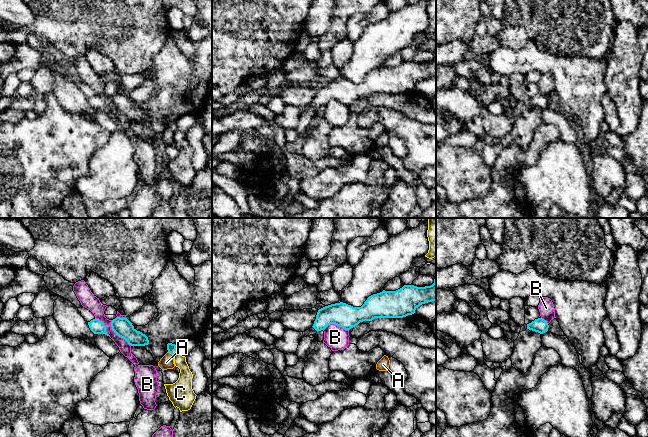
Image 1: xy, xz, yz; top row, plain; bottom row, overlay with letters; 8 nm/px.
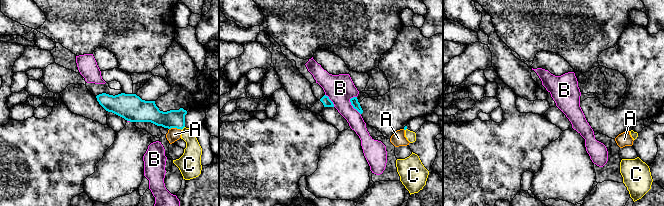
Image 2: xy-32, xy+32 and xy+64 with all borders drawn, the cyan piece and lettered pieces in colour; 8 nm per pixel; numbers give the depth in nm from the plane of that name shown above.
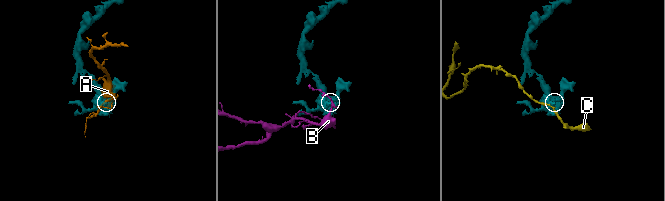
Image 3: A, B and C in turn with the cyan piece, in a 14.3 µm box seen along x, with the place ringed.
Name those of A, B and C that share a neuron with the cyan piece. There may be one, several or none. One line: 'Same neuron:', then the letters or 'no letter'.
Same neuron: no letter

